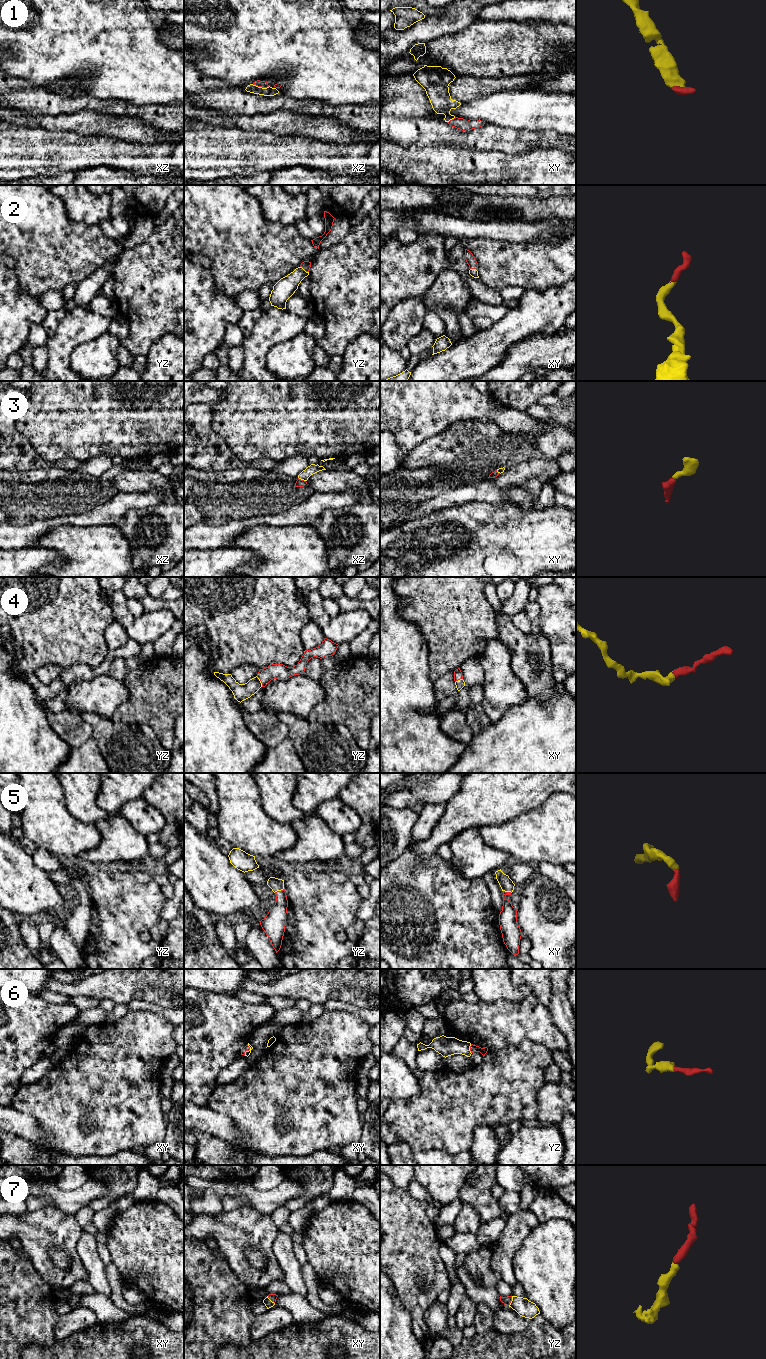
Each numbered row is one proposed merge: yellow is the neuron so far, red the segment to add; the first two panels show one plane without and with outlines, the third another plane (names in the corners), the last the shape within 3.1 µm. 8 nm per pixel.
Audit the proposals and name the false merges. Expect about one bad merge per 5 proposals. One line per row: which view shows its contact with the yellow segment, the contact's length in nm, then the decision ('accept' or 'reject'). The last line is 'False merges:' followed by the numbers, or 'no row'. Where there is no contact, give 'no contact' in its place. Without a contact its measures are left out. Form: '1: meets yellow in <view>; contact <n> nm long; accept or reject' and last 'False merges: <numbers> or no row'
1: meets yellow in xz; contact 140 nm long; accept
2: meets yellow in yz; contact 90 nm long; accept
3: meets yellow in xz; contact 70 nm long; accept
4: meets yellow in yz; contact 100 nm long; accept
5: meets yellow in yz; contact 90 nm long; accept
6: meets yellow in yz; contact 80 nm long; accept
7: meets yellow in yz; contact 90 nm long; accept
False merges: no row

